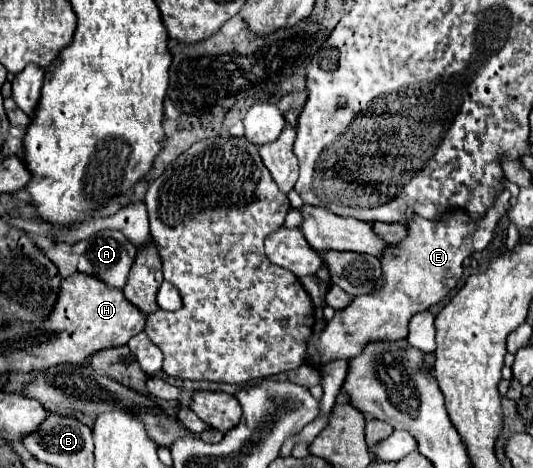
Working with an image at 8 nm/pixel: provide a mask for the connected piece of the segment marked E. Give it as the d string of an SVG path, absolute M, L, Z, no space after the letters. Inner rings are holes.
M505 190L497 198L495 206L489 208L485 218L481 220L471 220L459 210L447 214L441 222L431 222L413 216L407 222L409 236L395 246L391 244L381 256L383 274L375 290L353 298L347 308L337 310L335 316L325 322L325 328L319 334L311 334L305 364L319 368L337 358L355 358L369 342L393 342L407 338L407 324L411 316L443 300L461 280L463 260L471 252L483 250L491 242L493 230L497 226L497 220L505 214L507 202L509 192Z

